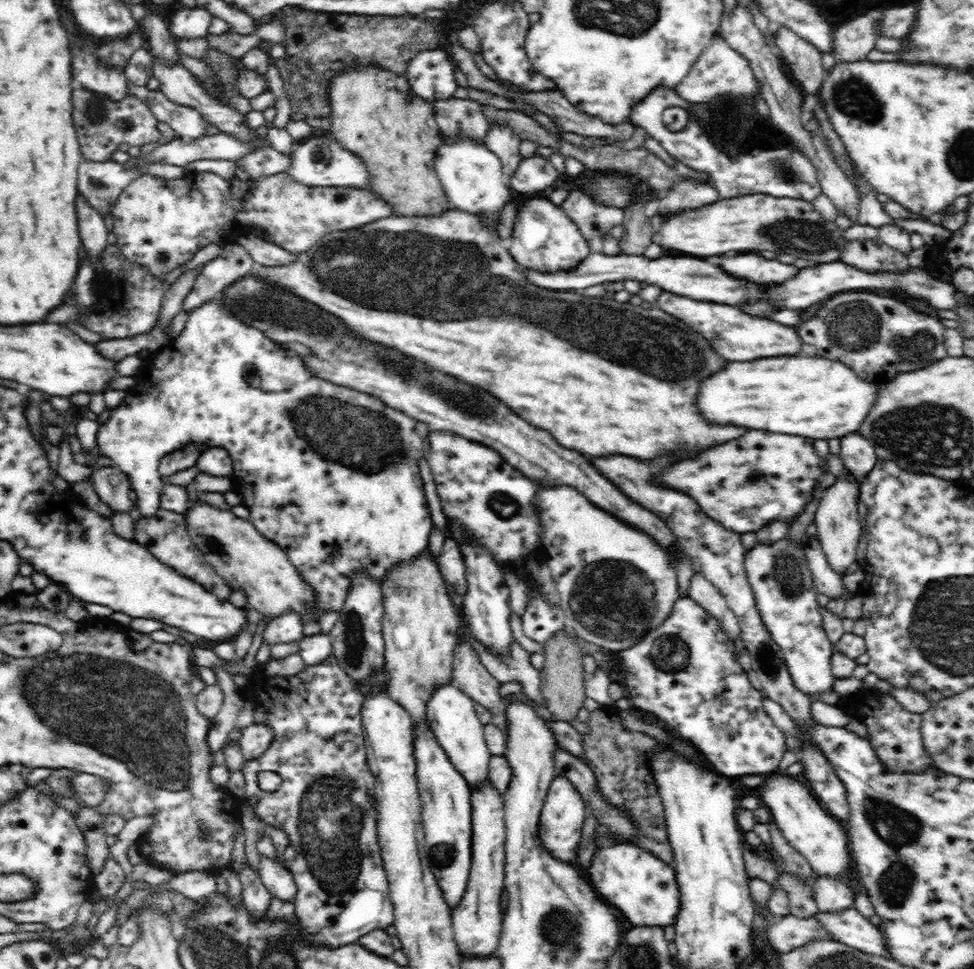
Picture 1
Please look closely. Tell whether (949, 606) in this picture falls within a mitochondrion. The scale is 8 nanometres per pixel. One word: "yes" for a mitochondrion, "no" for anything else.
yes

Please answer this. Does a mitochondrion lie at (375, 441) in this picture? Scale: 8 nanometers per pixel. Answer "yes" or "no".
yes

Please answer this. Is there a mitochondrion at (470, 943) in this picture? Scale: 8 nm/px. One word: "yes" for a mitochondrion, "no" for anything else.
no

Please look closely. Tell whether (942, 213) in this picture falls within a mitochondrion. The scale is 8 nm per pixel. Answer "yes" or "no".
no

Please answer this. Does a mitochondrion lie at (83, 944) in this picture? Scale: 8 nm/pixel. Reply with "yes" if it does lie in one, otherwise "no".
yes

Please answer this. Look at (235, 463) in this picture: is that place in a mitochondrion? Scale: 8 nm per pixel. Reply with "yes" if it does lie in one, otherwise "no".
no

